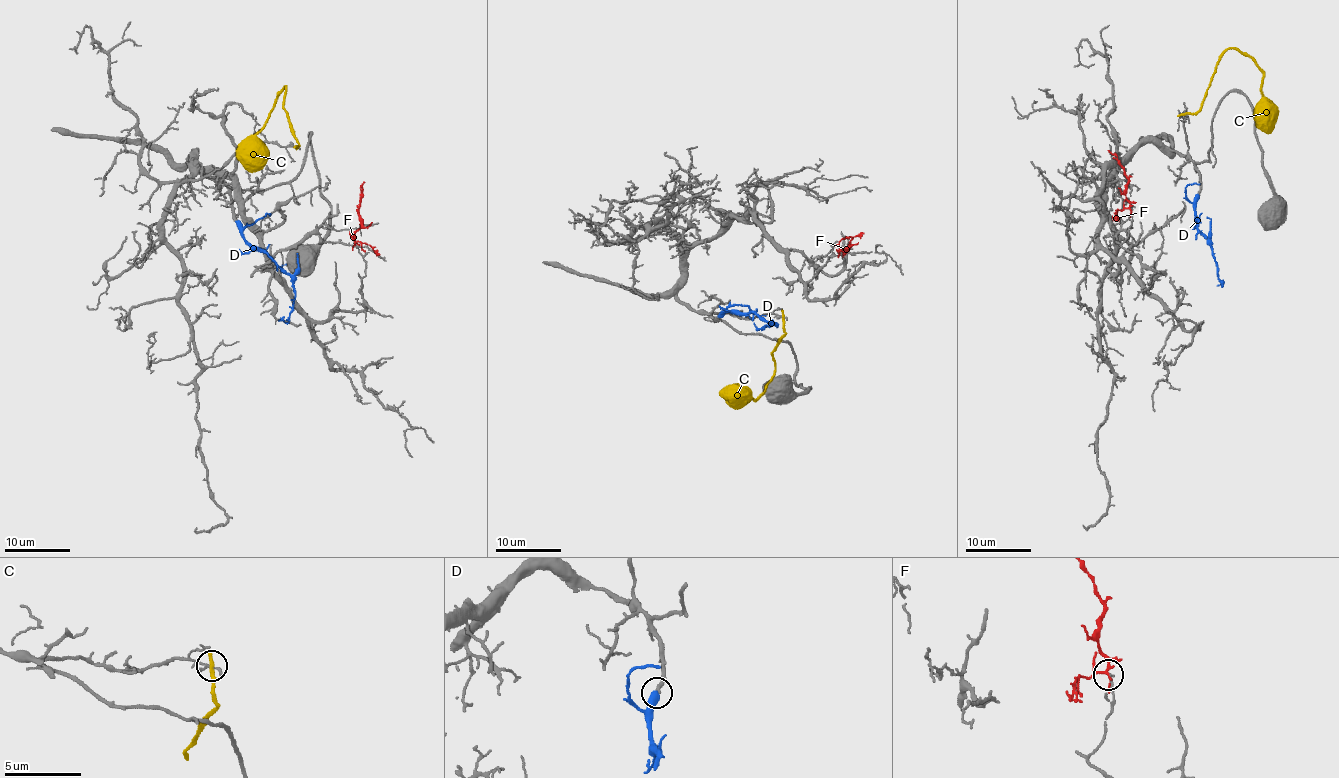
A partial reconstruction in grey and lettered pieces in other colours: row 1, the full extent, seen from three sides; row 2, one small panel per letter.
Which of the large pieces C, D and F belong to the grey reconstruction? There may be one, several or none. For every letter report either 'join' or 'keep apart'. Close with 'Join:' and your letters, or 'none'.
C: keep apart
D: join
F: keep apart
Join: D

